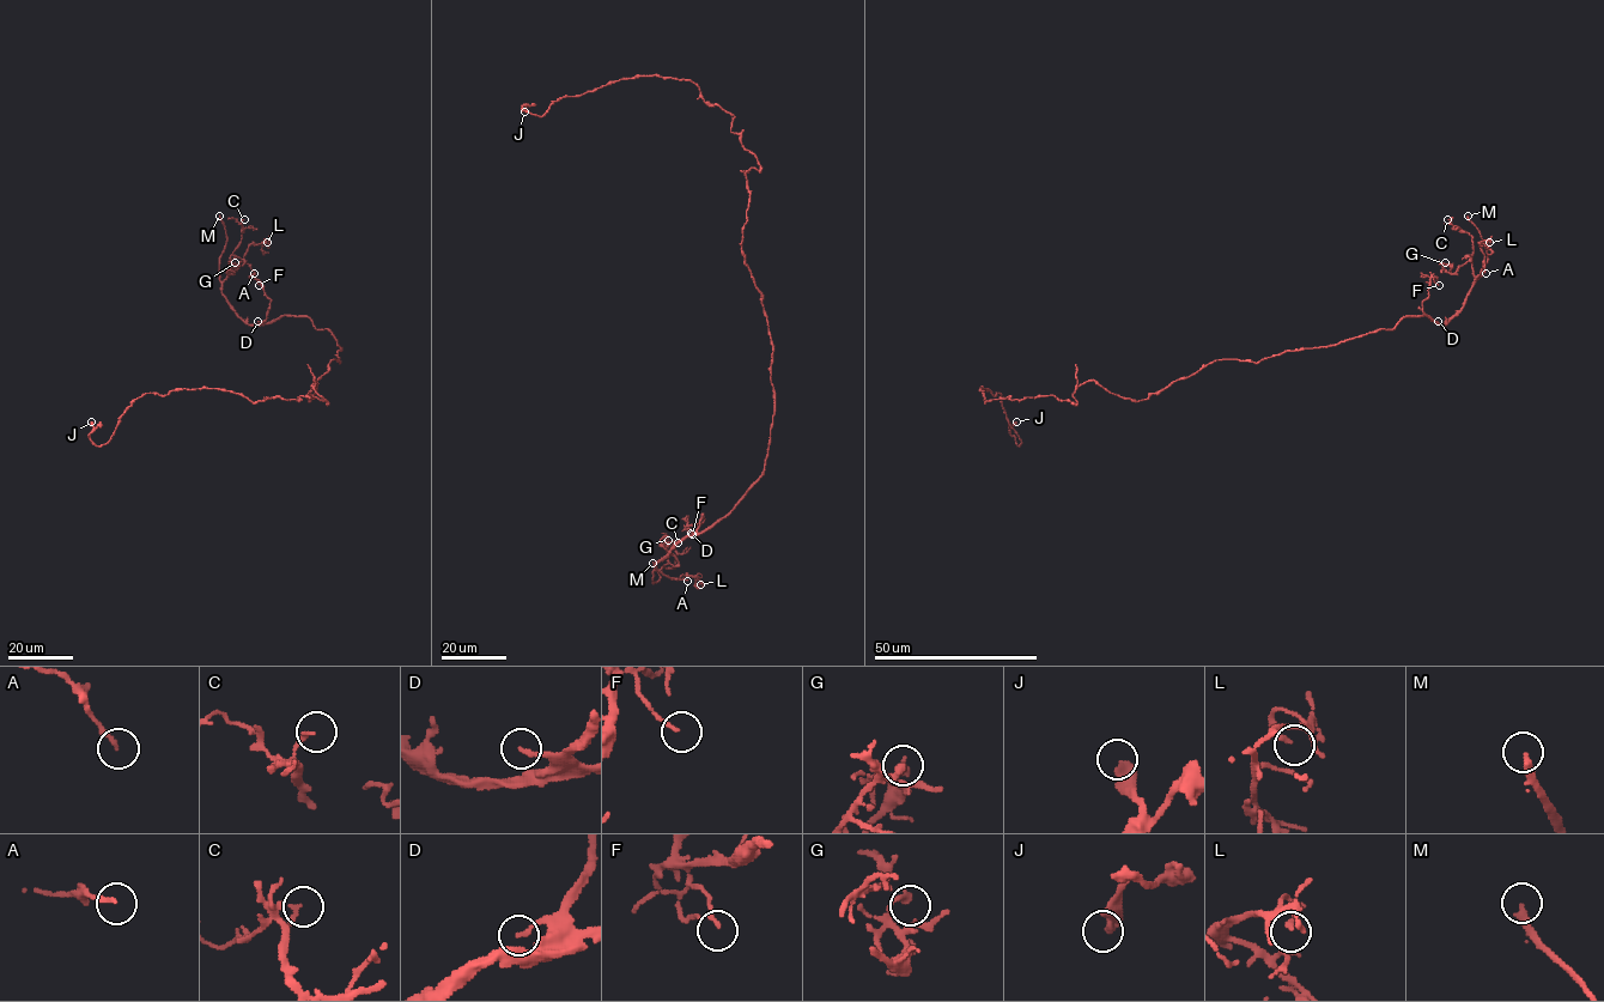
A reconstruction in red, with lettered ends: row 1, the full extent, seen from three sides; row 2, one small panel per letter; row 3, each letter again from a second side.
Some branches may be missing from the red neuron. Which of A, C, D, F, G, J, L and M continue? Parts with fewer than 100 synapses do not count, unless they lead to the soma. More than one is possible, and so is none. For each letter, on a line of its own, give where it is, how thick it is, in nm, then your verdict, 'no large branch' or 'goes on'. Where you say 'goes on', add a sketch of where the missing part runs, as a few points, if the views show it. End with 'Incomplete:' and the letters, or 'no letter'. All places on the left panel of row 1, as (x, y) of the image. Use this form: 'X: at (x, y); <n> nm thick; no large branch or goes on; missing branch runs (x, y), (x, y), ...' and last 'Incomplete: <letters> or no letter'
A: at (254, 273); 180 nm thick; no large branch
C: at (244, 219); 150 nm thick; no large branch
D: at (257, 321); 190 nm thick; no large branch
F: at (259, 285); 140 nm thick; no large branch
G: at (235, 262); 180 nm thick; no large branch
J: at (91, 421); 400 nm thick; no large branch
L: at (267, 242); 180 nm thick; no large branch
M: at (219, 216); 240 nm thick; no large branch
Incomplete: no letter

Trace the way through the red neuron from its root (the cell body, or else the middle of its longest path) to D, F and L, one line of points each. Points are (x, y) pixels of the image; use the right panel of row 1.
D: (1170, 384), (1216, 360), (1258, 363), (1287, 351), (1328, 347), (1392, 329), (1405, 317), (1427, 315), (1438, 321)
F: (1170, 384), (1216, 360), (1258, 363), (1328, 347), (1405, 317), (1437, 323), (1422, 302), (1432, 278), (1439, 285)
L: (1170, 384), (1216, 360), (1258, 363), (1328, 347), (1405, 317), (1444, 325), (1482, 268), (1480, 244), (1489, 242)

